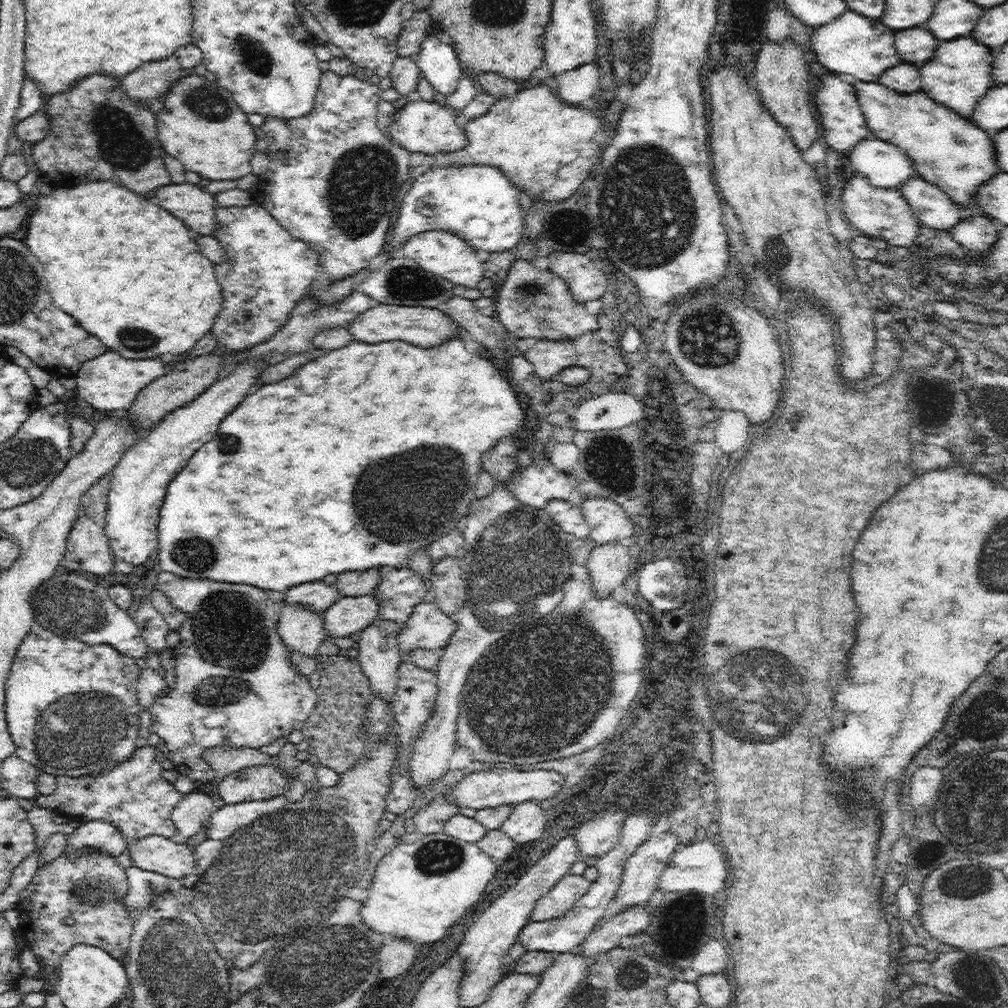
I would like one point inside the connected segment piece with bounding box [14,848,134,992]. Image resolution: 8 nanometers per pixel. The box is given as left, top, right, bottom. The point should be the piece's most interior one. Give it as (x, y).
(91, 889)

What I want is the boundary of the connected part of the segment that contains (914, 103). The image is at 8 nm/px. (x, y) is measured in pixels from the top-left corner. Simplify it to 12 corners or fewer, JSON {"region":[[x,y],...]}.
{"region":[[854,82],[873,136],[959,207],[994,174],[992,140],[924,90]]}

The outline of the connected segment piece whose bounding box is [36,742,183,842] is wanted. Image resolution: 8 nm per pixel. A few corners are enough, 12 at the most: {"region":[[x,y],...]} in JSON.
{"region":[[138,747],[95,776],[55,776],[36,802],[72,821],[111,822],[129,842],[176,833],[183,796]]}

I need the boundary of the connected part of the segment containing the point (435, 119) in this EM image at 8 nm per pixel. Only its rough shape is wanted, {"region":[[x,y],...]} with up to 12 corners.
{"region":[[415,97],[387,136],[409,152],[454,152],[468,142],[458,112]]}

